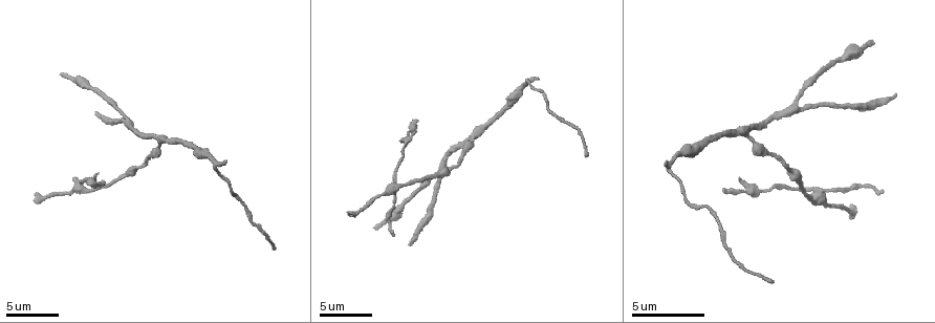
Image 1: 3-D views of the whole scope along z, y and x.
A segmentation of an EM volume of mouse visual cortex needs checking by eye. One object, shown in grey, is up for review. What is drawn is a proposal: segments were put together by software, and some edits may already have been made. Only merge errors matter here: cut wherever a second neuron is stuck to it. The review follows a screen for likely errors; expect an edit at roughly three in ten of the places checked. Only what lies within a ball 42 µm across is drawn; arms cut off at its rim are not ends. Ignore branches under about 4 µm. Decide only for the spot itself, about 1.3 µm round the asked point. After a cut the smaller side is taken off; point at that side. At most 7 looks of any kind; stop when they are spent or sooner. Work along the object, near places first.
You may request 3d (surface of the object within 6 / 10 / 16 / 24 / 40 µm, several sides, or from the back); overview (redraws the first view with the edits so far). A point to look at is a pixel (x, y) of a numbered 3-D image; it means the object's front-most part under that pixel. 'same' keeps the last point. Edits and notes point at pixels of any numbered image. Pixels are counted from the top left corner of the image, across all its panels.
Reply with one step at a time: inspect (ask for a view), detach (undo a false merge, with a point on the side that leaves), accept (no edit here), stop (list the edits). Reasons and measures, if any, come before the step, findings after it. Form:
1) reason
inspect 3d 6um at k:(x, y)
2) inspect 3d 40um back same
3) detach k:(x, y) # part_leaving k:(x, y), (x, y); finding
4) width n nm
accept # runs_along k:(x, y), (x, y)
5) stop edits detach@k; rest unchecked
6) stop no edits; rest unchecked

three-way junction
inspect 3d 6um at 1:(673, 163)

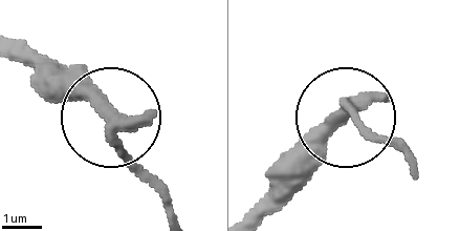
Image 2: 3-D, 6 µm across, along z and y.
inspect 3d 6um back at 2:(338, 113)

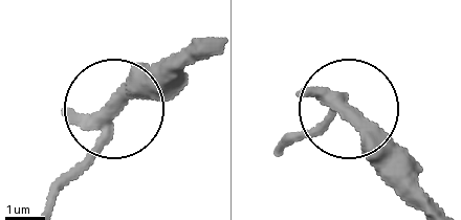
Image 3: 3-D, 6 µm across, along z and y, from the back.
arms 3
detach 3:(77, 163) # a second neuron is stuck on

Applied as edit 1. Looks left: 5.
three arms meet
inspect 3d 6um at 1:(796, 107)

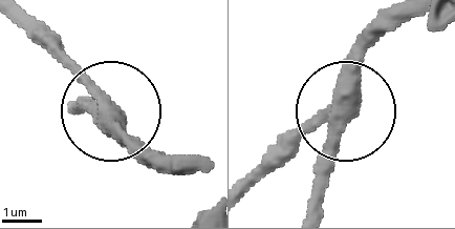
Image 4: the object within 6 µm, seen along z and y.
accept # runs_along 4:(406, 17), (359, 67), (325, 208); continuous, no second neuron

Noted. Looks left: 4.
two arms in line, one across
inspect 3d 10um at 1:(472, 138)

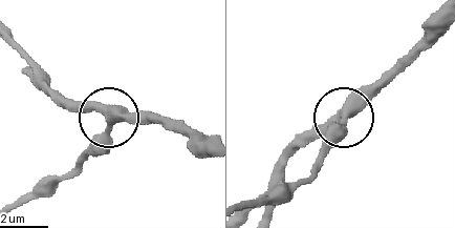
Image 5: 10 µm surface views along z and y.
arms 3
accept # runs_along 5:(141, 125), (83, 112), (48, 95); continuous, no second neuron

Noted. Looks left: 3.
stop edits detach@3; rest unchecked

